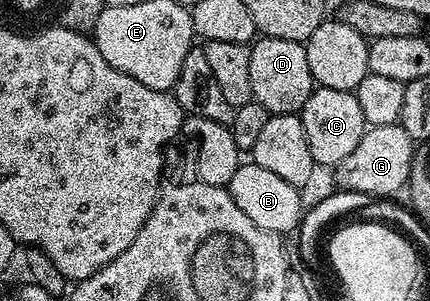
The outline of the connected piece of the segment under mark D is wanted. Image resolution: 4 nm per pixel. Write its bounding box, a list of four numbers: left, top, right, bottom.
[249,37,317,115]

